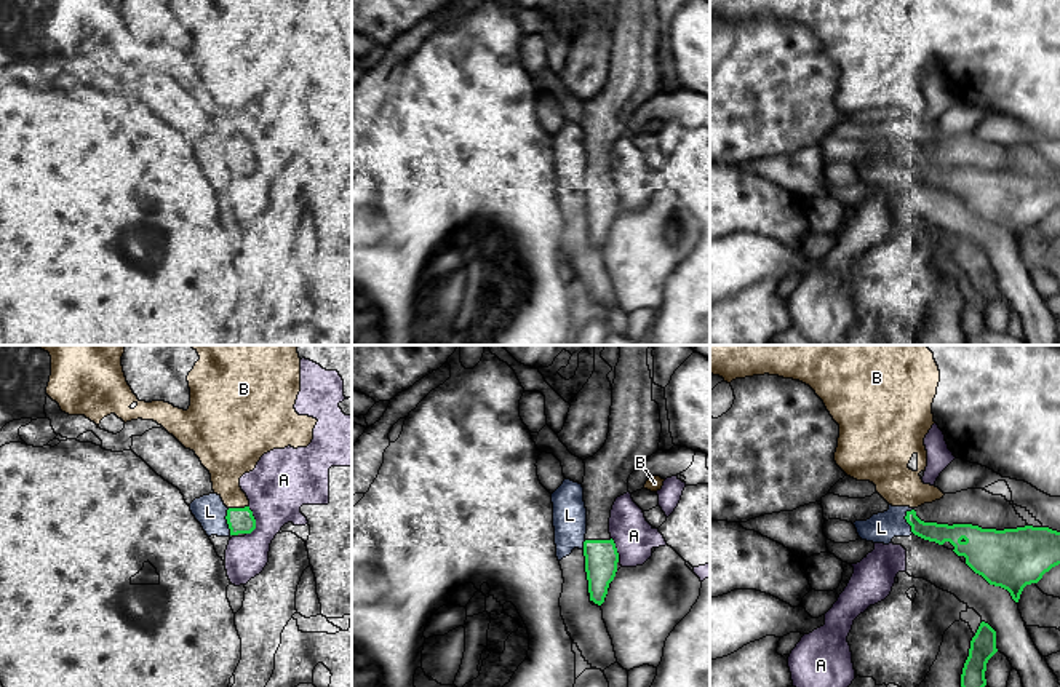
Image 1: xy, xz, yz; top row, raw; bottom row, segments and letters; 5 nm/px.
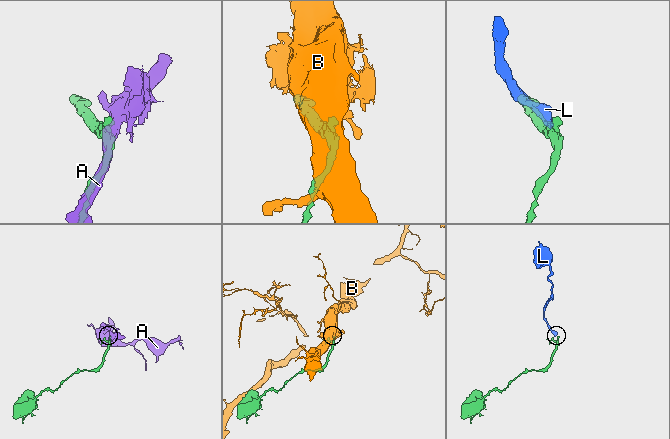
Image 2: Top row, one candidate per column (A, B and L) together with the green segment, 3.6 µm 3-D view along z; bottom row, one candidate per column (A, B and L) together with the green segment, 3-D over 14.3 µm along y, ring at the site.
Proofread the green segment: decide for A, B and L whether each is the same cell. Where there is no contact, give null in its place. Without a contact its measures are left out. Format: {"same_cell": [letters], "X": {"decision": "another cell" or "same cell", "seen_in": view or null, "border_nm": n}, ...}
{"same_cell": [], "A": {"decision": "another cell", "seen_in": "xy", "border_nm": 140}, "B": {"decision": "another cell", "seen_in": "xy", "border_nm": 110}, "L": {"decision": "another cell", "seen_in": "yz", "border_nm": 130}}

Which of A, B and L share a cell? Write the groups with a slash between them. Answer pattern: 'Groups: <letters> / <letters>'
Groups: A / B / L

